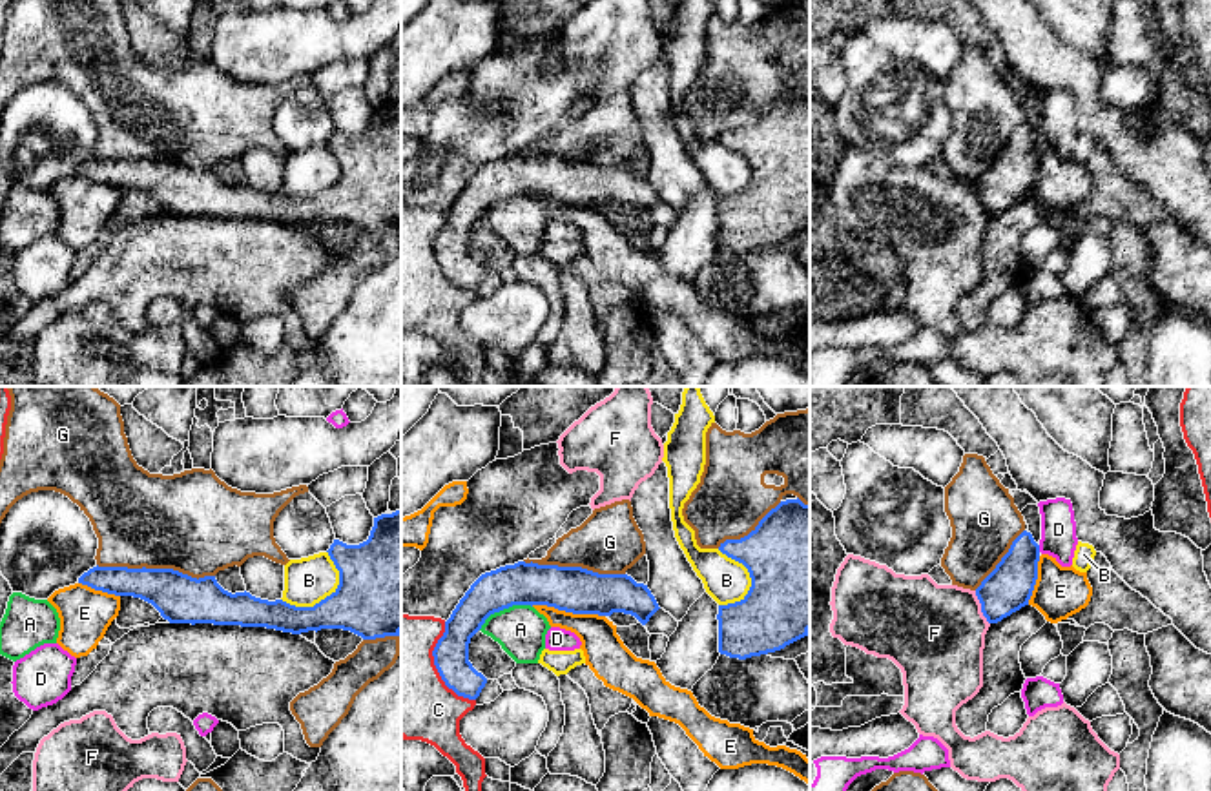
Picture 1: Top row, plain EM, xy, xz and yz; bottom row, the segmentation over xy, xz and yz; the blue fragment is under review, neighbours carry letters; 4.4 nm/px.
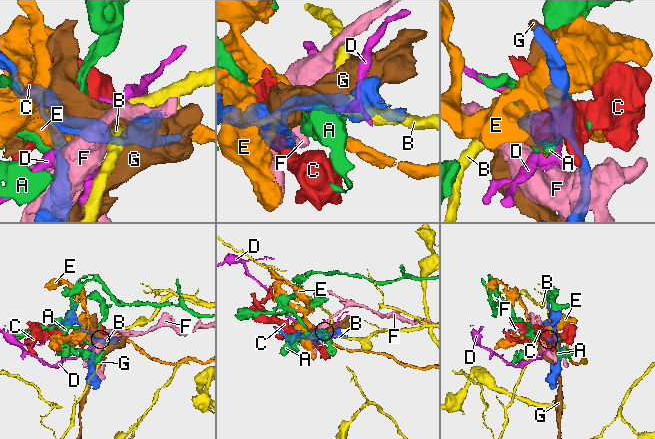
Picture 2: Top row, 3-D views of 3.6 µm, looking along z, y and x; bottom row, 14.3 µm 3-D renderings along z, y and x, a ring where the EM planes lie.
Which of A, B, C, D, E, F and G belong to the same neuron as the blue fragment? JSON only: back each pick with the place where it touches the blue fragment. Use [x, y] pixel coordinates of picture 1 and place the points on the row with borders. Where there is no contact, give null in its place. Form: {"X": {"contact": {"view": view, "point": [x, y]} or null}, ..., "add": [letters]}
{"add": []}

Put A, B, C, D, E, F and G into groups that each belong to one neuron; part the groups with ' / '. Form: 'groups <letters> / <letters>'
groups A / B / C / D / E / F / G

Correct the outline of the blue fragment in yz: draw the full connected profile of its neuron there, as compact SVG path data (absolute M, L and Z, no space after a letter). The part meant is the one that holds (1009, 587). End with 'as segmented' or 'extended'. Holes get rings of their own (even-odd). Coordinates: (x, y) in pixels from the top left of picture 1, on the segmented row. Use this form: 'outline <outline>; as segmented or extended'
outline M1023 530L996 569L976 589L981 612L988 623L998 623L1029 605L1038 580L1040 545Z; as segmented

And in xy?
outline M401 510L374 518L367 541L347 545L334 539L326 550L339 570L337 589L314 607L295 607L283 600L268 601L250 592L228 592L215 576L191 578L173 569L93 567L78 583L115 596L133 596L151 603L170 623L213 623L266 627L301 634L321 629L350 631L363 640L399 636L401 632Z; as segmented

